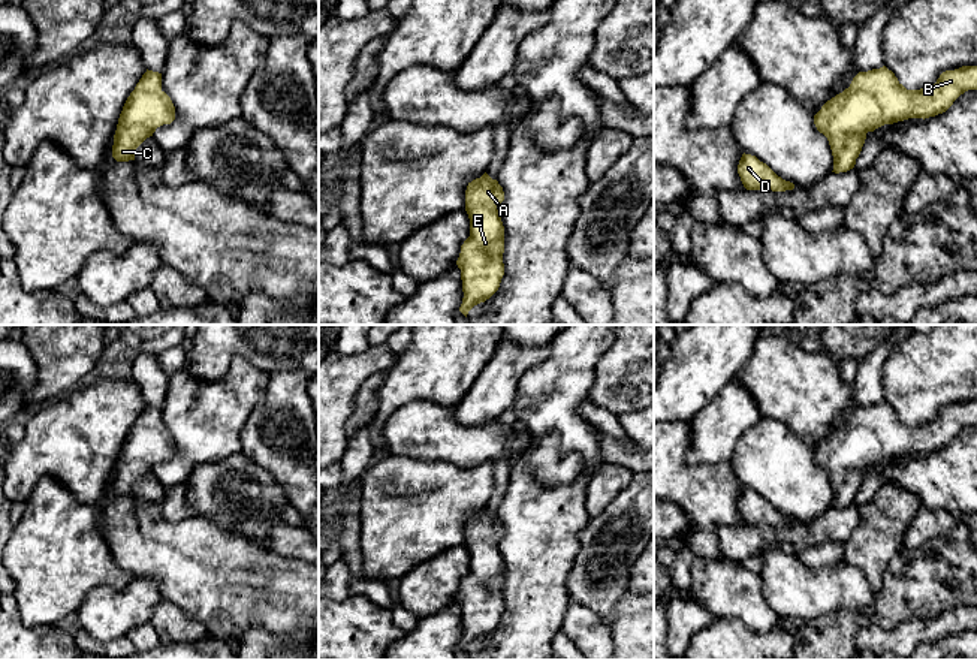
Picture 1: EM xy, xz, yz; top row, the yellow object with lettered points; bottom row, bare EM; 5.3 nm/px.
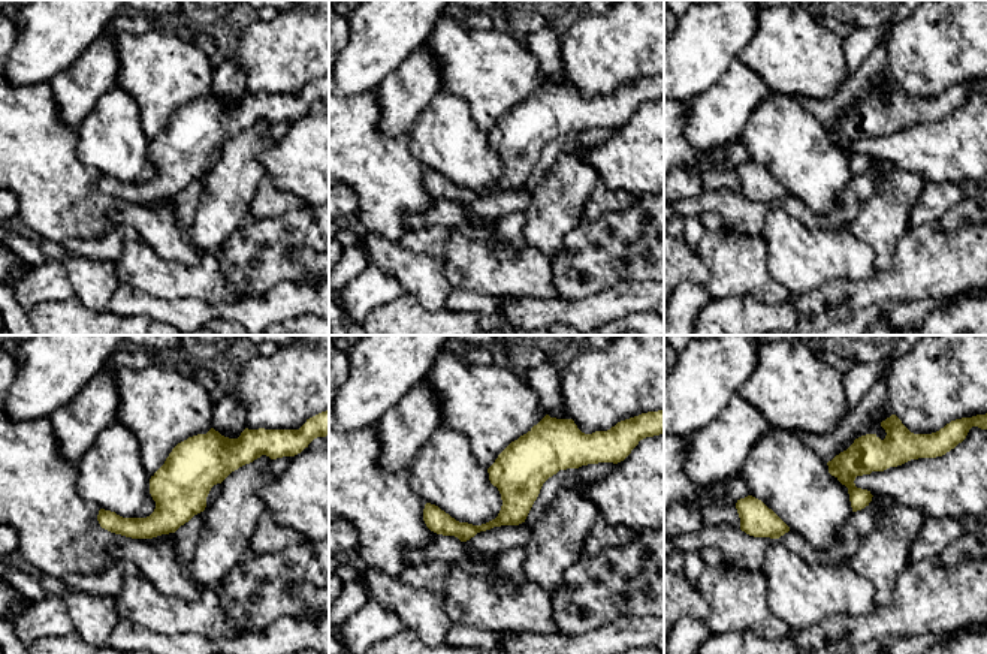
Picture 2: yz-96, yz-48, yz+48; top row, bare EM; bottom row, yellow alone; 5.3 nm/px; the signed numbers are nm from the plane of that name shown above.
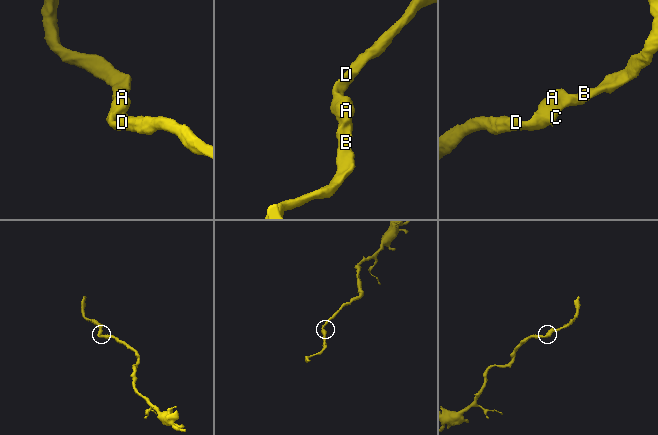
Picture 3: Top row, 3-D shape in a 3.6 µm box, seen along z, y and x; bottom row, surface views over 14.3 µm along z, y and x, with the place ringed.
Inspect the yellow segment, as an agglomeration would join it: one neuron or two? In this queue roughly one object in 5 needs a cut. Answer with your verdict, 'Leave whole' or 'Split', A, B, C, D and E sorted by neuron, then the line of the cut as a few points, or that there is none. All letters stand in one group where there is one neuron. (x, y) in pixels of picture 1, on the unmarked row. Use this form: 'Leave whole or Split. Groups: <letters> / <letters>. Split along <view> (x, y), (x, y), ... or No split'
Leave whole. Groups: A B C D E. No split

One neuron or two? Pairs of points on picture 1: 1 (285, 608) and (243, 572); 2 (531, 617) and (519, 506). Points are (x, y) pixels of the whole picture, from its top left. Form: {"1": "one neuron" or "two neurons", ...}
{"1": "one neuron", "2": "one neuron"}

